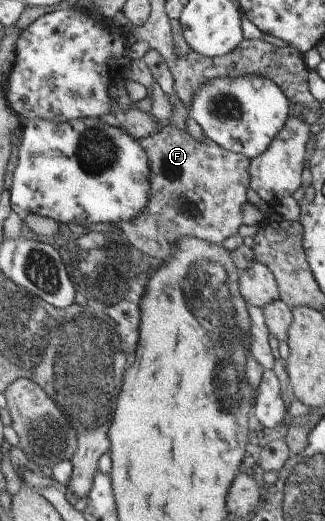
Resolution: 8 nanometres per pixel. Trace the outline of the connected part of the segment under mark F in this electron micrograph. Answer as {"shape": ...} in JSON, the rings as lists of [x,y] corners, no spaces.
{"shape":[[[167,124],[161,132],[143,138],[142,144],[148,151],[149,161],[152,164],[152,196],[141,216],[129,221],[110,224],[114,229],[122,230],[138,250],[162,261],[170,260],[173,248],[182,237],[198,237],[222,244],[230,236],[238,234],[238,230],[243,224],[244,208],[250,204],[247,201],[251,187],[250,158],[245,154],[226,150],[206,136],[203,143],[200,143],[198,140],[194,140],[190,134],[175,130],[174,127]]]}

